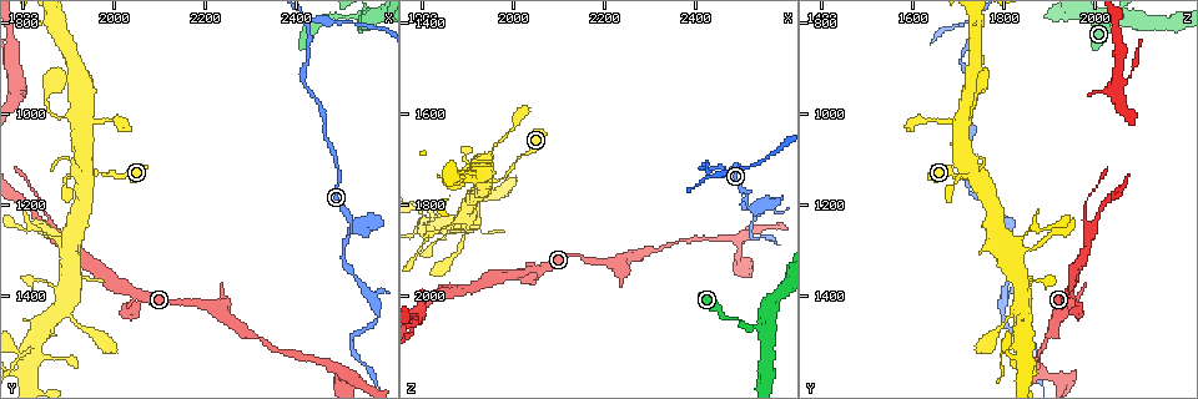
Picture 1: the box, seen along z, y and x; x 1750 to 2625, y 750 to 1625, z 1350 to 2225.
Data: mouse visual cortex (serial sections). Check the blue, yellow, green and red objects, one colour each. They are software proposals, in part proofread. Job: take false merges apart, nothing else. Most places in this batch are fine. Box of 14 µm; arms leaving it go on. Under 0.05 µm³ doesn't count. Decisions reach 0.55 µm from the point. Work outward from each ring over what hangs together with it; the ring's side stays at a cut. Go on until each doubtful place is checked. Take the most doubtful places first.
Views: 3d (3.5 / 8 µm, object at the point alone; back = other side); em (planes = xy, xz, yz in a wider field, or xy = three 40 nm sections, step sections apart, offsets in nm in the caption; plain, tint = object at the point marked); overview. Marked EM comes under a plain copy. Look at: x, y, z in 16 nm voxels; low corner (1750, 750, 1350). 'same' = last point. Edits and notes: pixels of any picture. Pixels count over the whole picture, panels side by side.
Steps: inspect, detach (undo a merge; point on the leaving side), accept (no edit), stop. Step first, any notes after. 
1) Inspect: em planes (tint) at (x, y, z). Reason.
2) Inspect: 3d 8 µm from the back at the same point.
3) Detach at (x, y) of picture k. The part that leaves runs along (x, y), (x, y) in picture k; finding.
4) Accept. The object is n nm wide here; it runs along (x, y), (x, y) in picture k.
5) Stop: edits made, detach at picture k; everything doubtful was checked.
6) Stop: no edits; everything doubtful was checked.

Inspect: 3d 8 µm at (2505, 1275, 1780). Two arms in line, one across.

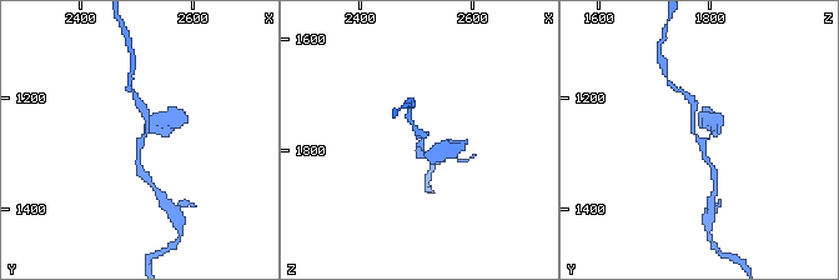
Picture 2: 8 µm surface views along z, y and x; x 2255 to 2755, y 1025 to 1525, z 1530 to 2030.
Inspect: 3d 3.5 µm at (2510, 1285, 1785). Zoom in.

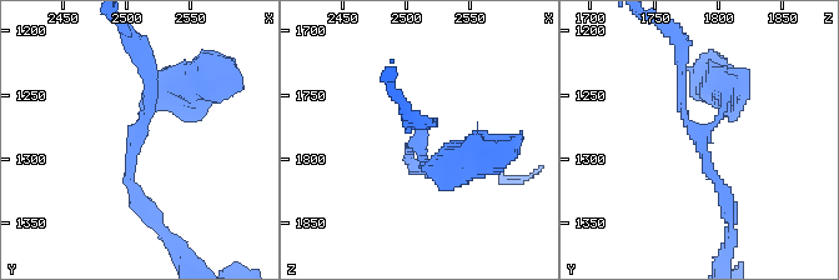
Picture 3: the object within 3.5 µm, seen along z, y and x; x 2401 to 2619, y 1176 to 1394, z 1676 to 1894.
Inspect: em xy step 2 (tint) at (2508, 1282, 1786). 3 arms meet here; the arms are 150, 150, 200 nm wide.

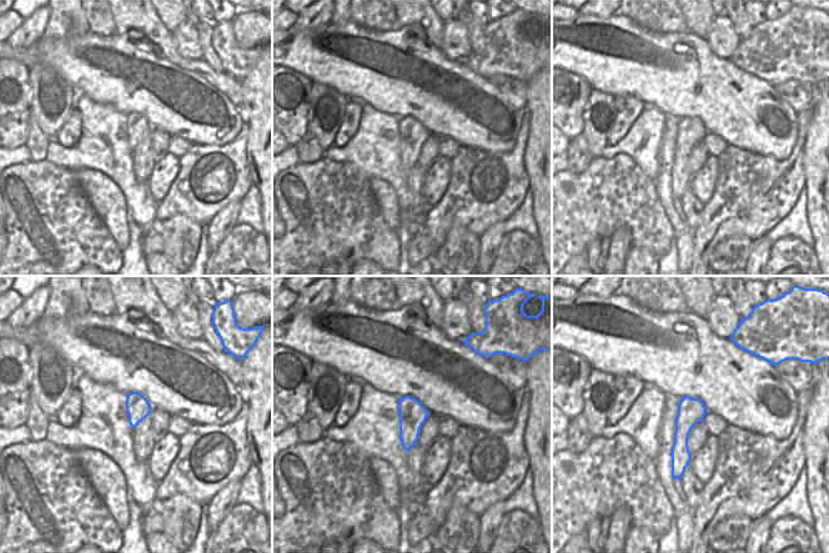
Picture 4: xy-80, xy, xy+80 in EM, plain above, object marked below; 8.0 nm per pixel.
Accept. It runs along (423, 121), (423, 166), (458, 164) in picture 3; one cell here.

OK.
Inspect: 3d 8 µm at (2425, 810, 1745). Branch point.

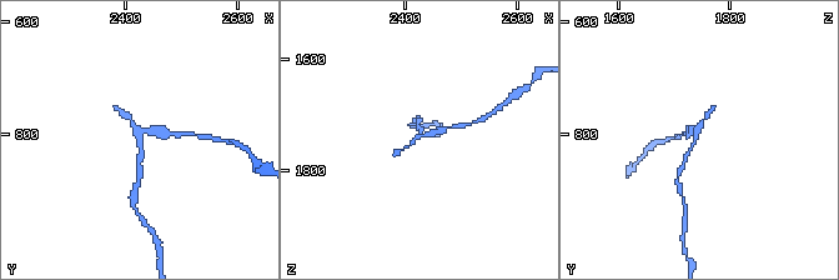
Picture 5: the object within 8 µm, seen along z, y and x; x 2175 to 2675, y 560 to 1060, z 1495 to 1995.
Inspect: em planes (tint) at (2425, 800, 1735). Now the EM.

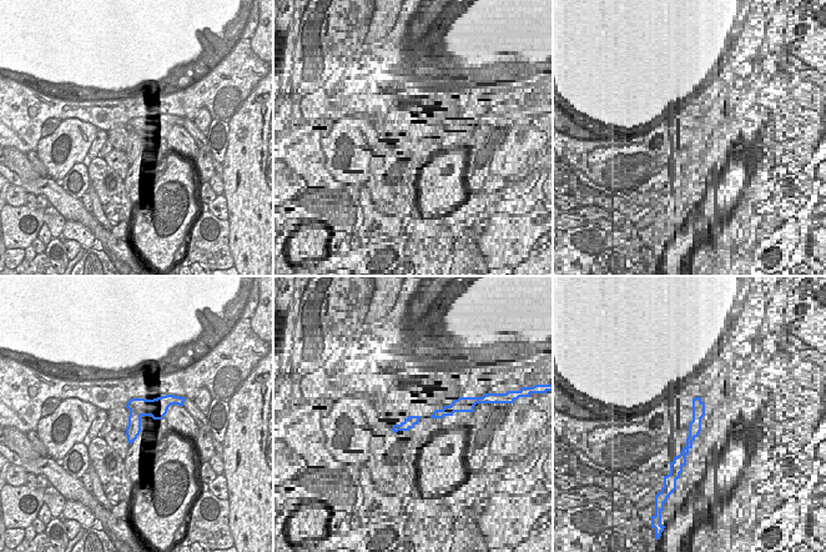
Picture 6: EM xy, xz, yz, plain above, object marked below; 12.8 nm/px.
Detach at (162, 134) of picture 5. A border runs along (130, 409), (141, 415) in picture 6; a second cell is stuck on.

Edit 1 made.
Inspect: overview. See it whole again.

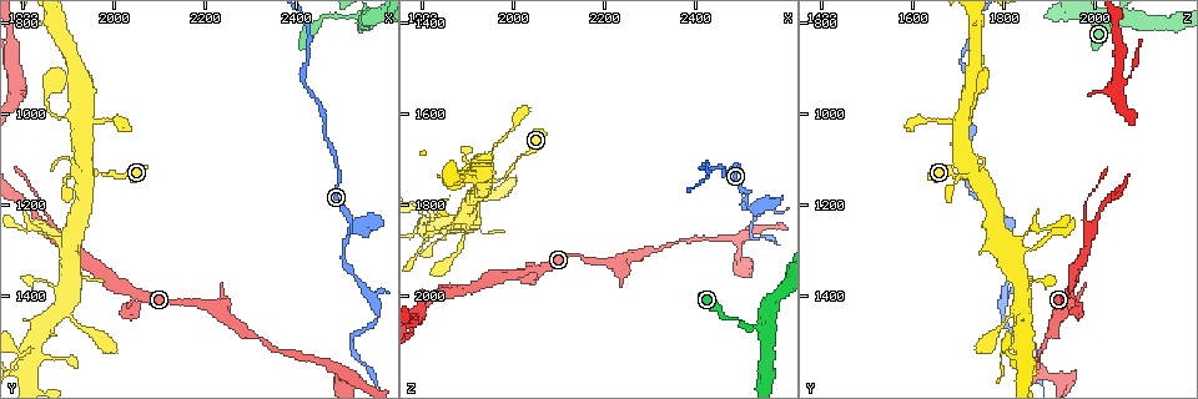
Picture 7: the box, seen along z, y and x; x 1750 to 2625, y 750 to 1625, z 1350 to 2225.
Inspect: 3d 3.5 µm at (2575, 1440, 1795). Sudden change in width.

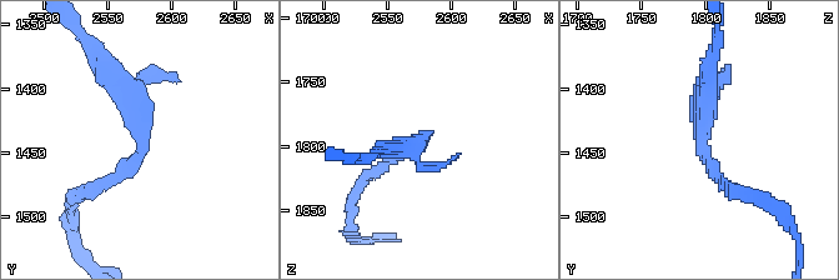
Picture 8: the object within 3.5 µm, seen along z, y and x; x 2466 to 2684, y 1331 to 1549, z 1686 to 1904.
Inspect: em xy step 3 (tint) at (2578, 1442, 1800). The arms are 150, 250 nm wide.

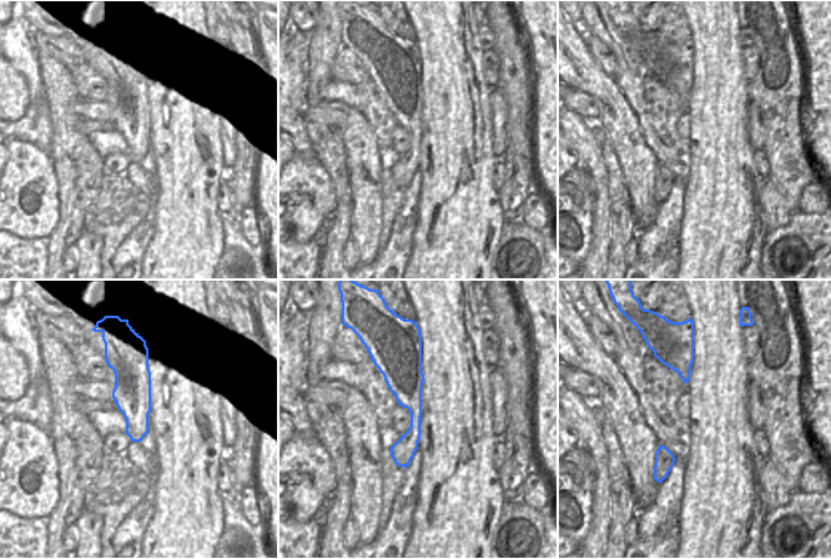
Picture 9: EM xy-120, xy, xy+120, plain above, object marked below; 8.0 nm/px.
Accept. One cell here.

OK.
Stop: edits made, detach at picture 5; everything doubtful was checked.

